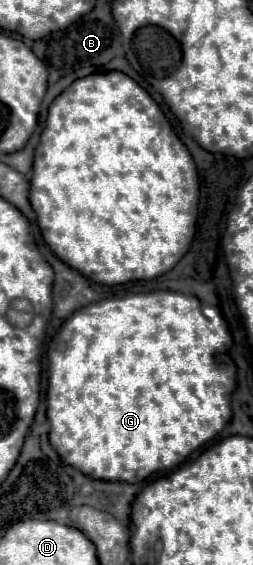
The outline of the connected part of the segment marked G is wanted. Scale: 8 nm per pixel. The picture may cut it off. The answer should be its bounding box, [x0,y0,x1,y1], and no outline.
[47,290,235,482]

